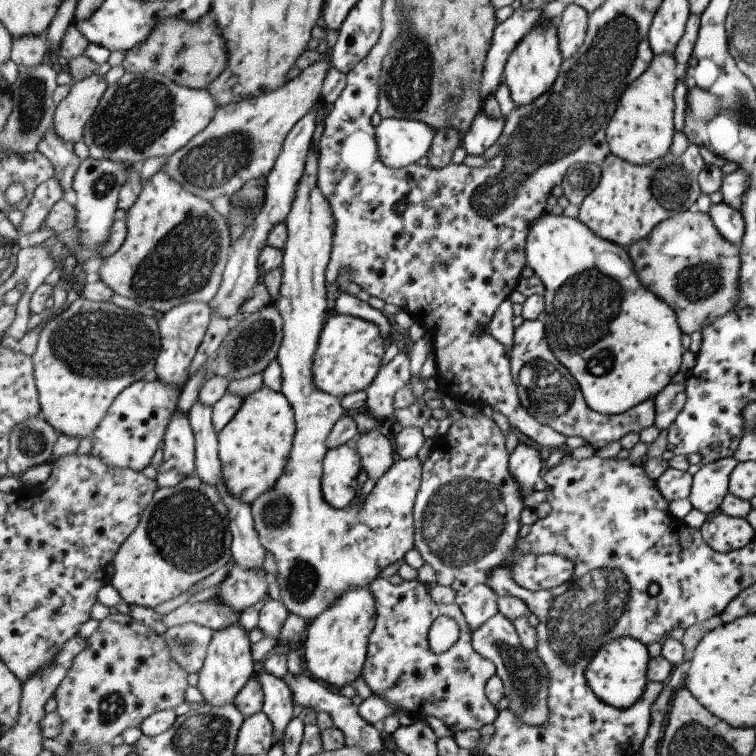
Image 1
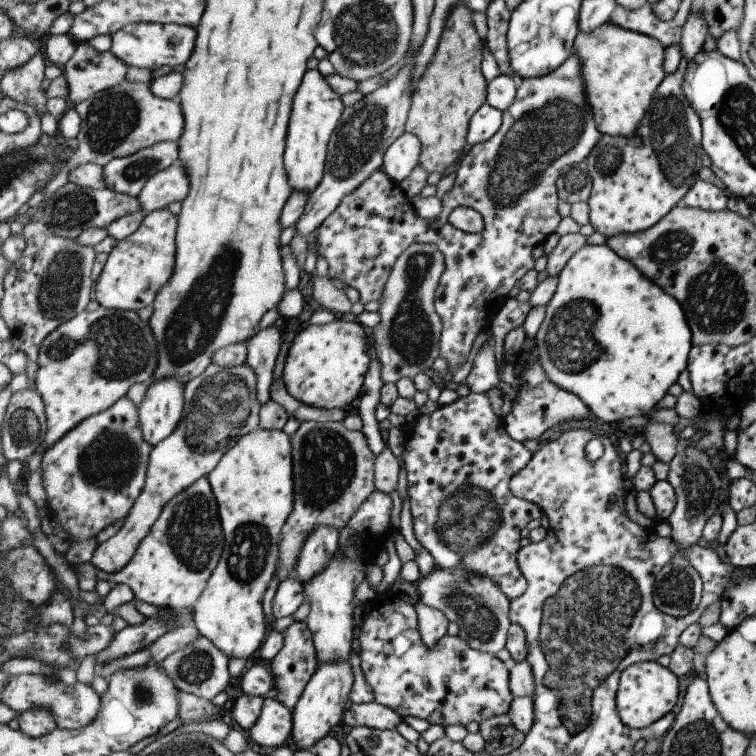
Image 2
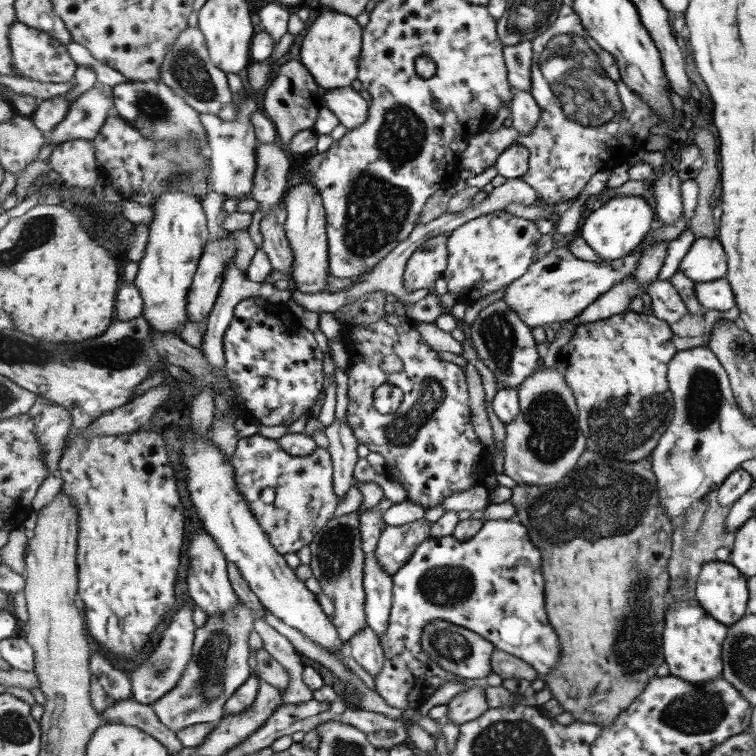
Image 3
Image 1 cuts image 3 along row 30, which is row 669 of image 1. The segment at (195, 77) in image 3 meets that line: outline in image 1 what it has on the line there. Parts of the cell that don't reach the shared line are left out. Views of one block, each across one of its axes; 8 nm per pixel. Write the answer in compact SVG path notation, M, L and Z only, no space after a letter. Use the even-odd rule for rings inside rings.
M197 623L168 628L163 634L175 660L187 670L199 674L204 667L214 630Z

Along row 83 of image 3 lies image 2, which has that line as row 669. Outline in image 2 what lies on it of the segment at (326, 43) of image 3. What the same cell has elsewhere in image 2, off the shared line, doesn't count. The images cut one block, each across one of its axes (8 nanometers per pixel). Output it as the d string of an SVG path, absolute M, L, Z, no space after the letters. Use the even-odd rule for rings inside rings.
M337 660L322 664L317 674L311 678L299 704L293 711L294 731L292 738L299 750L315 750L315 744L323 740L333 726L344 724L344 714L348 710L351 700L351 690L355 684L353 668L347 660Z

